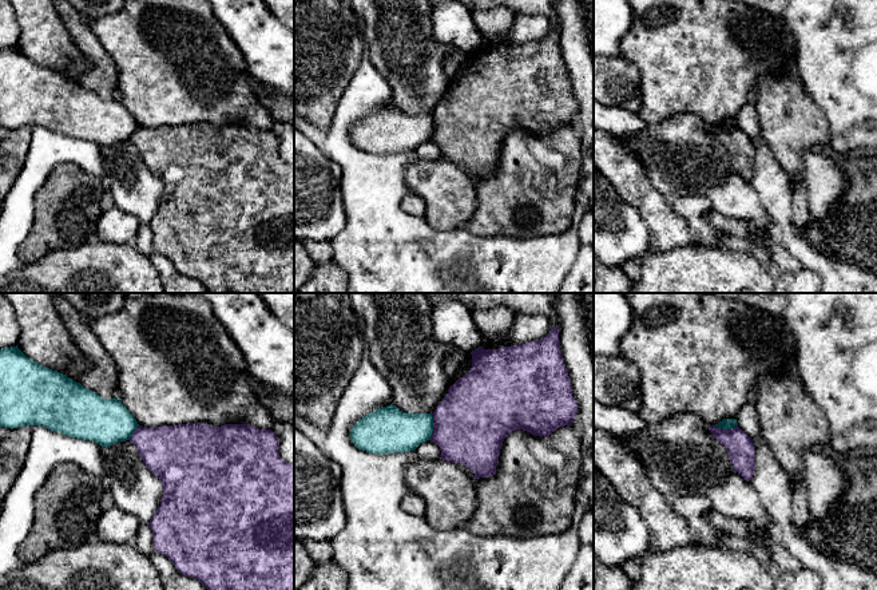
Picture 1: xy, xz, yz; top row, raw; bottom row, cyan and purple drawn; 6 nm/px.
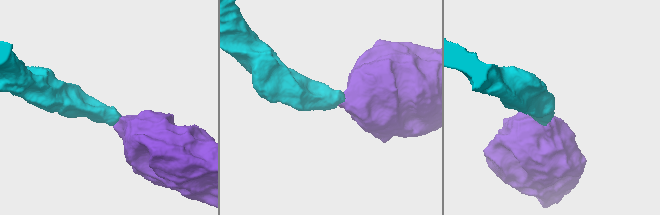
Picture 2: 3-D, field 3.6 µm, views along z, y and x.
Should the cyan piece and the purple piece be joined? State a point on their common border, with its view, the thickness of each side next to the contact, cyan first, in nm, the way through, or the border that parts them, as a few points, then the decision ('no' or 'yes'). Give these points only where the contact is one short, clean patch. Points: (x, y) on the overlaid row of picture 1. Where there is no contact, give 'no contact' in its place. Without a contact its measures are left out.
xz (432, 427) | 260/440 nm | along xz (432, 414), (432, 435), (429, 439) | no

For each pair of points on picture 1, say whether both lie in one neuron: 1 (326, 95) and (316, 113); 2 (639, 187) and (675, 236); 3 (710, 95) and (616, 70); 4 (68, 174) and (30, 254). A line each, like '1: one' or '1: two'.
1: one
2: one
3: two
4: one

